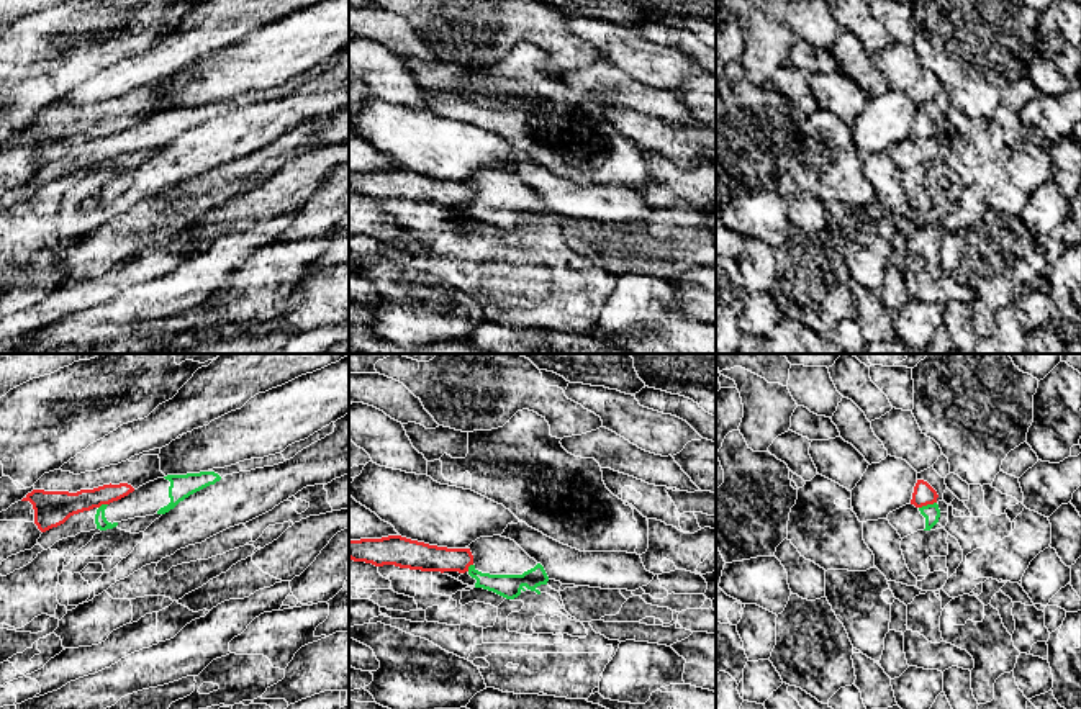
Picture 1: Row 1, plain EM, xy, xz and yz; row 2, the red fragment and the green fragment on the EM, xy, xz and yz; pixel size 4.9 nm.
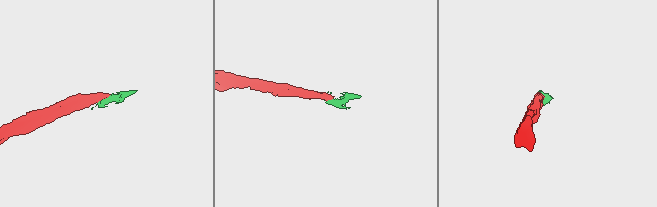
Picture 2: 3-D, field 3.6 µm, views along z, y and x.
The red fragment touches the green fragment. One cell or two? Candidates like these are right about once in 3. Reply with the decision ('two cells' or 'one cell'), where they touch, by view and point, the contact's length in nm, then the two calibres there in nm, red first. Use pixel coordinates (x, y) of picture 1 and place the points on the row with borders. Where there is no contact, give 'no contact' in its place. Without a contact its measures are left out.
two cells; meets red in yz at (927, 503); contact 90 nm long; 100 nm thick on the red side, 80 nm on the other

